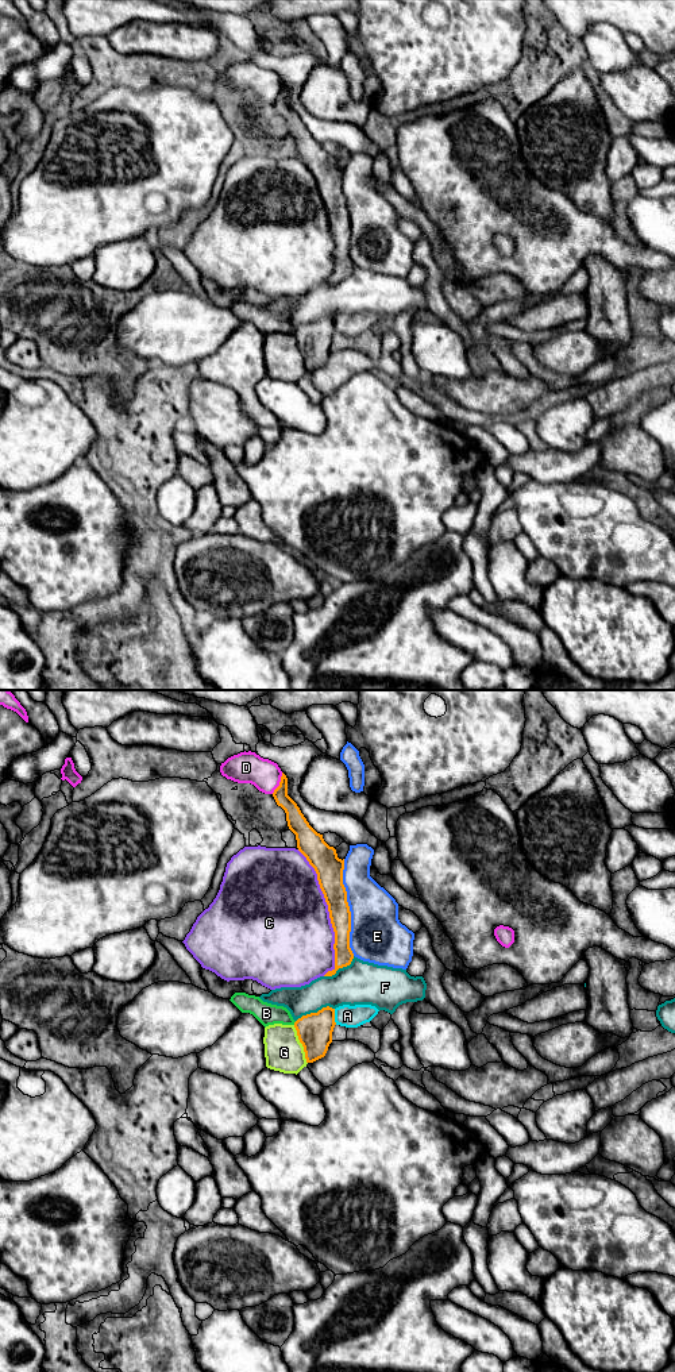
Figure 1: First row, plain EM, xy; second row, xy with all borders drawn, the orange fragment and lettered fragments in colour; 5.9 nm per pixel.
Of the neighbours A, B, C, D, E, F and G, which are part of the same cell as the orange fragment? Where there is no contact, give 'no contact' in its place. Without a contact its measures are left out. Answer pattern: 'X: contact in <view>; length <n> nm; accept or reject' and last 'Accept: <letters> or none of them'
A: contact in xy; length 100 nm; accept
B: contact in xy; length 30 nm; reject
C: contact in xy; length 750 nm; reject
D: contact in xy; length 140 nm; reject
E: contact in xy; length 600 nm; reject
F: contact in xy; length 240 nm; reject
G: contact in xy; length 240 nm; reject
Accept: A

